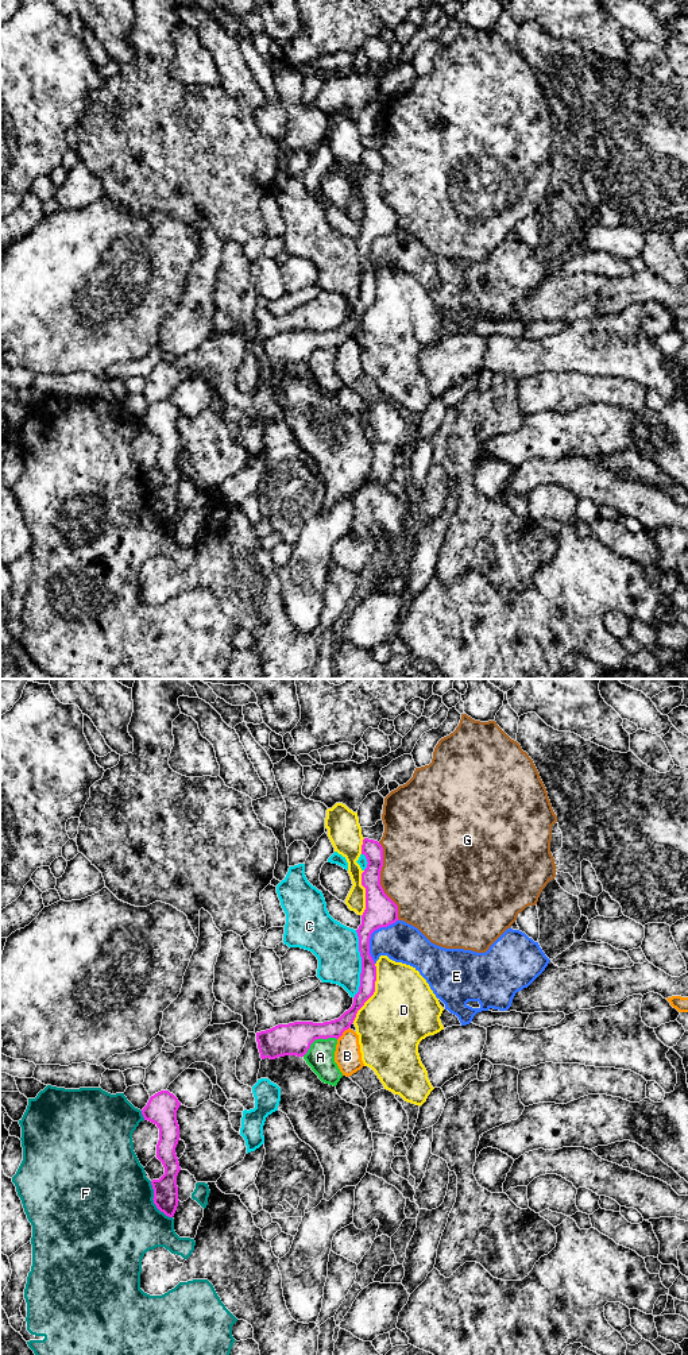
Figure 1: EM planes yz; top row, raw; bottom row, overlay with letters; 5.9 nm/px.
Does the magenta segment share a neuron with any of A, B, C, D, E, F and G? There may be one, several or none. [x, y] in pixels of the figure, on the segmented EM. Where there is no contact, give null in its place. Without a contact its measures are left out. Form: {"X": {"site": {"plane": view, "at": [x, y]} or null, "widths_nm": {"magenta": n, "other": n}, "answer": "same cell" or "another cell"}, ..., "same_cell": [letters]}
{"A": {"site": {"plane": "yz", "at": [317, 1038]}, "widths_nm": {"magenta": 190, "other": 170}, "answer": "another cell"}, "B": {"site": {"plane": "yz", "at": [341, 1034]}, "widths_nm": {"magenta": 170, "other": 160}, "answer": "another cell"}, "C": {"site": {"plane": "yz", "at": [362, 964]}, "widths_nm": {"magenta": 100, "other": 280}, "answer": "another cell"}, "D": {"site": {"plane": "yz", "at": [373, 993]}, "widths_nm": {"magenta": 100, "other": 400}, "answer": "another cell"}, "E": {"site": {"plane": "yz", "at": [370, 935]}, "widths_nm": {"magenta": 190, "other": 240}, "answer": "another cell"}, "F": {"site": {"plane": "yz", "at": [154, 1201]}, "widths_nm": {"magenta": 140, "other": 500}, "answer": "another cell"}, "G": {"site": {"plane": "yz", "at": [379, 881]}, "widths_nm": {"magenta": 190, "other": 460}, "answer": "another cell"}, "same_cell": []}

